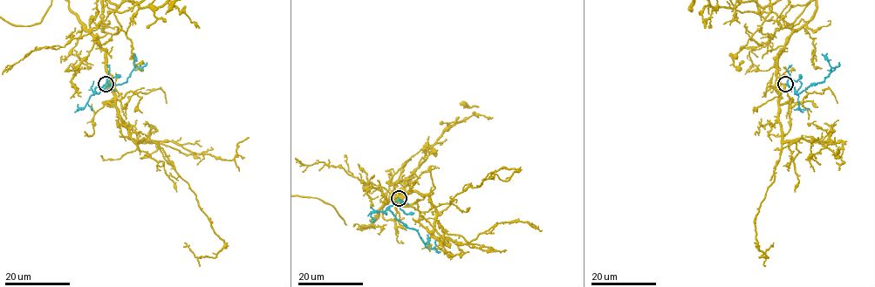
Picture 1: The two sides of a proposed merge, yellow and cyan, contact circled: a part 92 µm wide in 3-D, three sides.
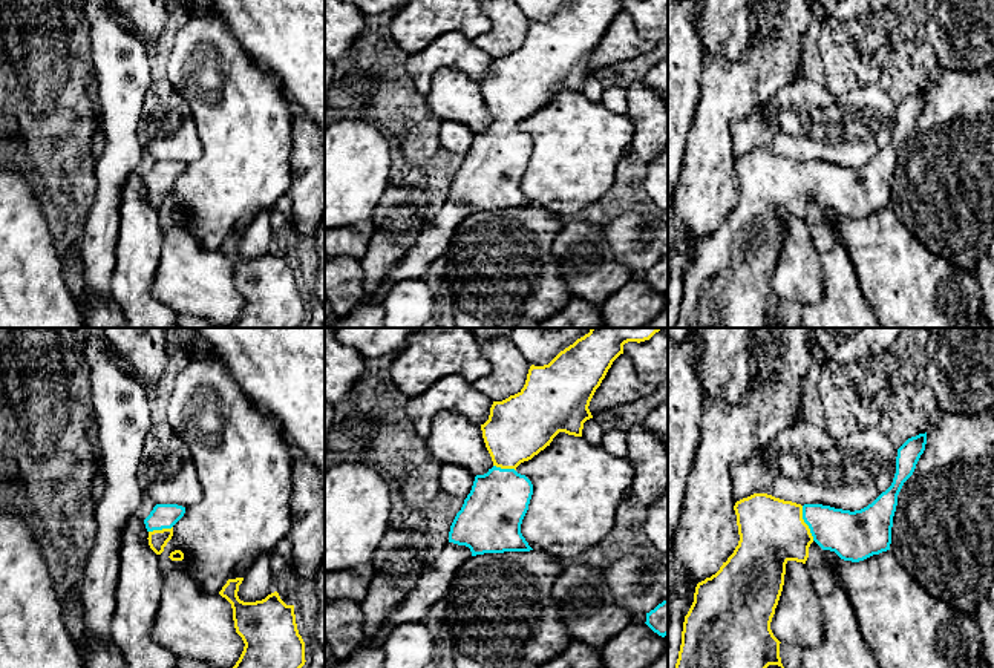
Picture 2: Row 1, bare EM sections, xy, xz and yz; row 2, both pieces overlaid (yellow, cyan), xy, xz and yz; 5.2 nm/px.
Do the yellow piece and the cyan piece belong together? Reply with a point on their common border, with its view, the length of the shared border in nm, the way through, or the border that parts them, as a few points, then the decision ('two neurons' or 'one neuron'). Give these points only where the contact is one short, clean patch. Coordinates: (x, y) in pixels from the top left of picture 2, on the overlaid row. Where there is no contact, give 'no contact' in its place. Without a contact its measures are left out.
meets yellow in yz at (804, 523); contact 200 nm long; runs through yz (772, 530), (784, 530), (804, 523), (821, 523), (850, 535); one neuron

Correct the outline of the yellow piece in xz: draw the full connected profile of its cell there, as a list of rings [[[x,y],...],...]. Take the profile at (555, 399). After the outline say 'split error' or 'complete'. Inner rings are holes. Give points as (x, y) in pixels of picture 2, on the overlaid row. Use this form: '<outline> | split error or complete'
[[[591,328],[588,334],[561,351],[548,365],[531,365],[524,388],[502,401],[493,401],[489,420],[481,424],[493,467],[476,475],[472,490],[456,513],[449,542],[466,545],[472,556],[533,550],[521,533],[533,484],[516,467],[544,450],[559,432],[582,437],[584,423],[593,418],[588,406],[613,362],[628,342],[649,340],[662,328]]] | split error

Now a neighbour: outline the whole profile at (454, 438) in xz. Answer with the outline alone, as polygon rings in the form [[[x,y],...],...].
[[[438,412],[426,444],[441,464],[458,464],[473,475],[484,475],[493,467],[481,426],[459,412]]]

